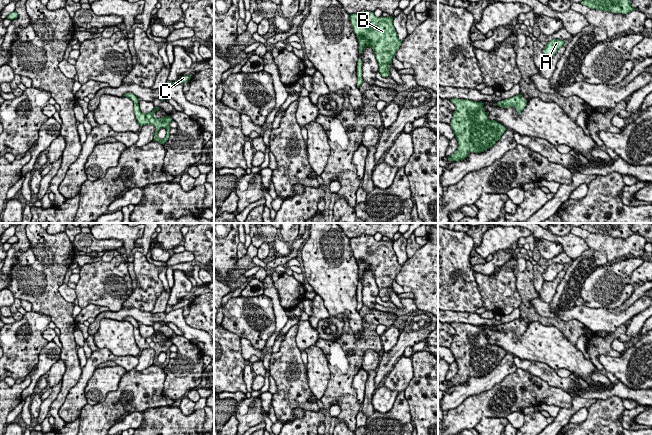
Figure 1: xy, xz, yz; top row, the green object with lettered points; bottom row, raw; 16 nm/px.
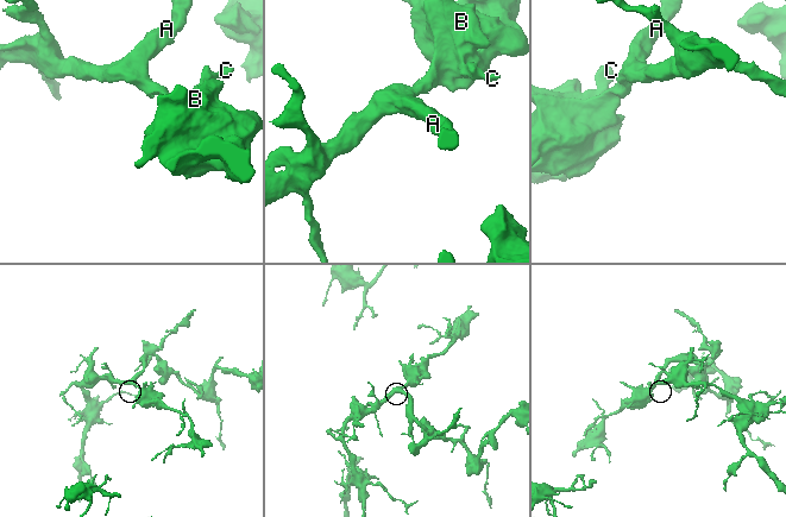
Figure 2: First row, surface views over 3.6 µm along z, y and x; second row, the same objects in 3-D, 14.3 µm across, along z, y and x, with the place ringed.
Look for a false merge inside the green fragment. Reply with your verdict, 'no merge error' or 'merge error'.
no merge error

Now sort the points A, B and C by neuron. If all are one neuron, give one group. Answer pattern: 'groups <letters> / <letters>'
groups A B C

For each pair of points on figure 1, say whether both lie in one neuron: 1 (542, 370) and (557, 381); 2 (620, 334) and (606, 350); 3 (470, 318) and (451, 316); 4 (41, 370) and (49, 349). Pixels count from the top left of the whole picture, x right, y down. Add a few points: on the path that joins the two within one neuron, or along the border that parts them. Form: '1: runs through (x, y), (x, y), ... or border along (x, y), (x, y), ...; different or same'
1: runs through (546, 373), (553, 379); same
2: runs through (615, 335), (606, 342), (606, 345); same
3: runs through (465, 317), (456, 317); same
4: runs through (44, 365), (49, 354); same

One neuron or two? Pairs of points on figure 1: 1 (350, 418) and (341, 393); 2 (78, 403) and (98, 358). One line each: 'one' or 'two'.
1: one
2: one

